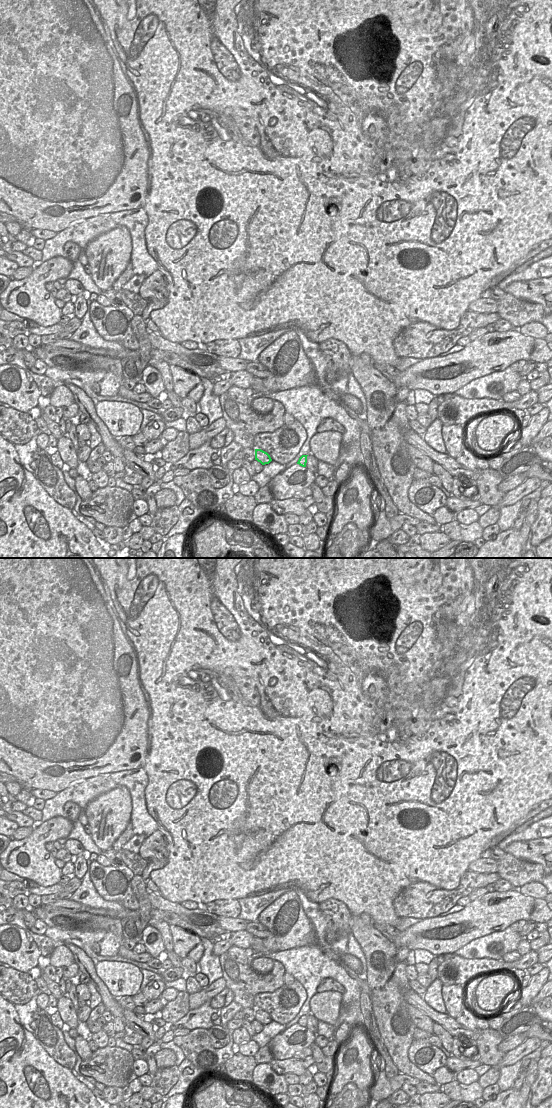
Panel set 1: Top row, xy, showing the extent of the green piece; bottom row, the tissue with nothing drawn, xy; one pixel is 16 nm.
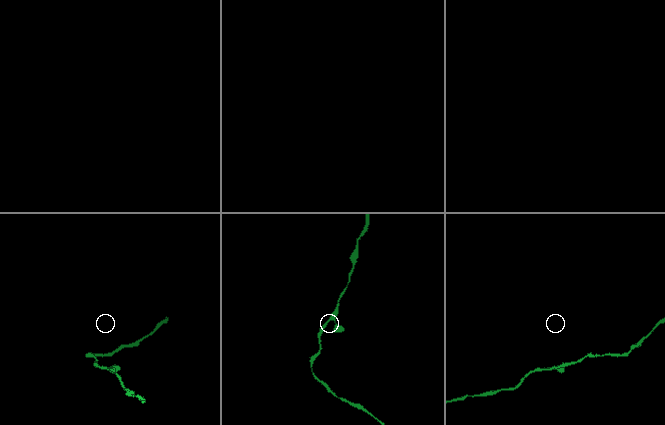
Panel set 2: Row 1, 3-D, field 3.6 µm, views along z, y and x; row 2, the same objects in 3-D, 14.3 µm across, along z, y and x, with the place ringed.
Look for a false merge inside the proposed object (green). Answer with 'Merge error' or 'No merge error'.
No merge error.

